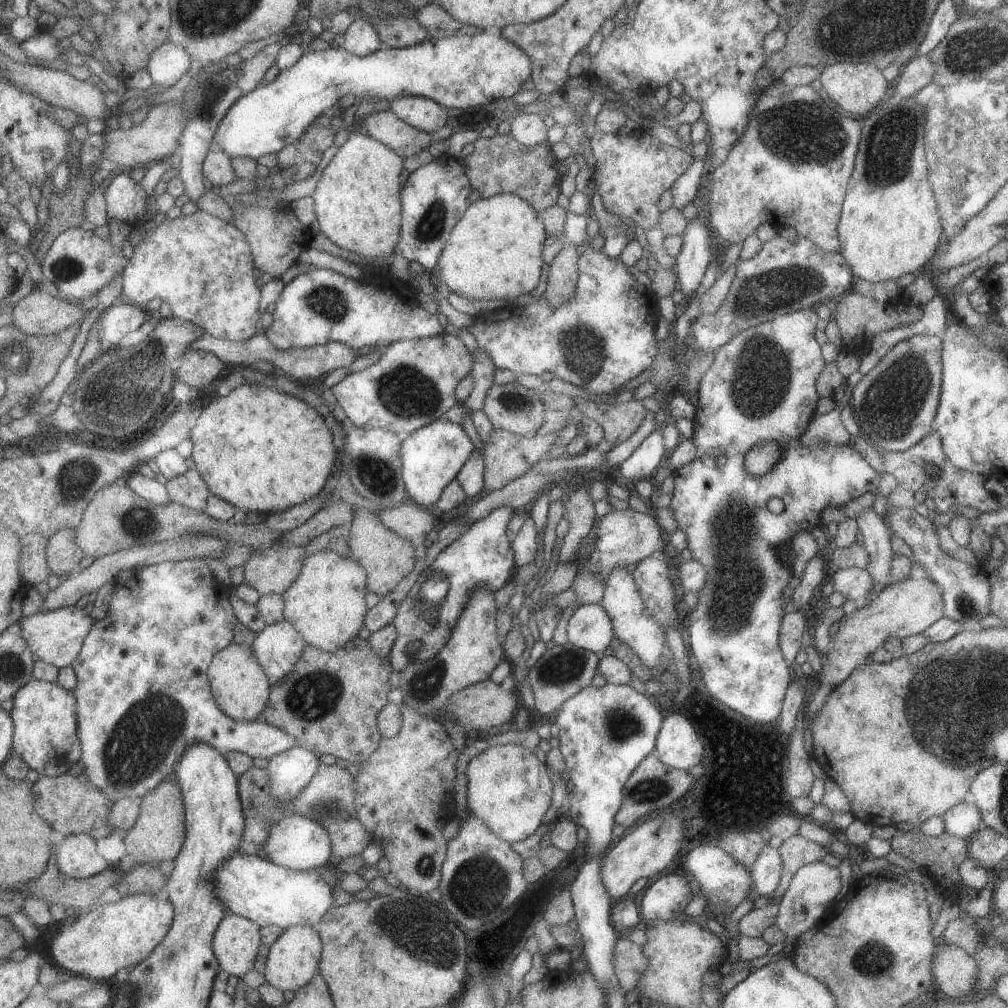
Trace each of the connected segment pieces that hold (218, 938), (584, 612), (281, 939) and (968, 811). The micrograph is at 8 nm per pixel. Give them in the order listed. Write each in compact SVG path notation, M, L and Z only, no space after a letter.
M231 914L219 921L212 940L212 951L219 967L238 978L253 969L260 941L260 927L241 915Z
M599 604L579 605L566 626L568 642L601 656L614 638L611 619Z
M297 925L283 929L269 947L263 971L265 982L282 992L296 992L318 972L321 947L319 935L313 927Z
M965 802L953 805L941 818L945 833L964 840L968 840L974 832L984 827L978 810L973 804Z

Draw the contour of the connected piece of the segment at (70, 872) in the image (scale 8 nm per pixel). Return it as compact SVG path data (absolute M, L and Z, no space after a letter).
M87 833L66 837L61 844L54 846L53 855L57 857L60 871L74 879L86 879L98 875L110 866L109 861L99 852L98 839Z

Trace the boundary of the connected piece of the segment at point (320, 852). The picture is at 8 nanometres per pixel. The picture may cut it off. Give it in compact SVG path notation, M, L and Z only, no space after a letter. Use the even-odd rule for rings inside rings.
M285 815L272 827L269 827L262 848L262 857L265 860L294 871L319 869L327 865L329 853L330 840L325 829L316 821L301 815Z

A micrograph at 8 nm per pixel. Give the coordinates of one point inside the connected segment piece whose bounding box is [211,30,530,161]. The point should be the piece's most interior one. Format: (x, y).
(457, 71)

